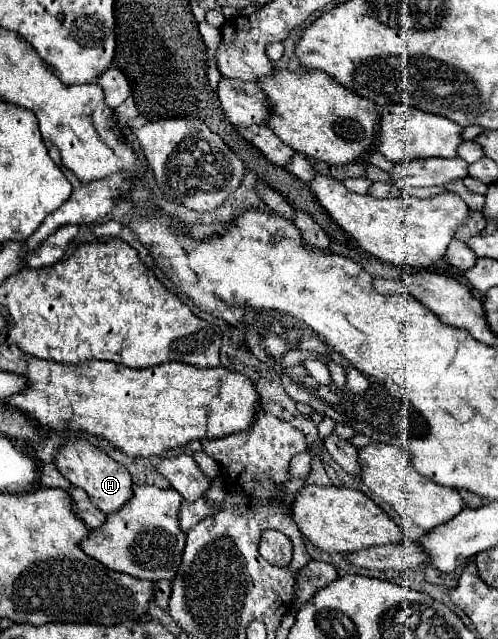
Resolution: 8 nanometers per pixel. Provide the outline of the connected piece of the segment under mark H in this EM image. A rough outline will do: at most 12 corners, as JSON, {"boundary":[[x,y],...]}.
{"boundary":[[87,440],[55,464],[107,516],[133,496],[129,470]]}

